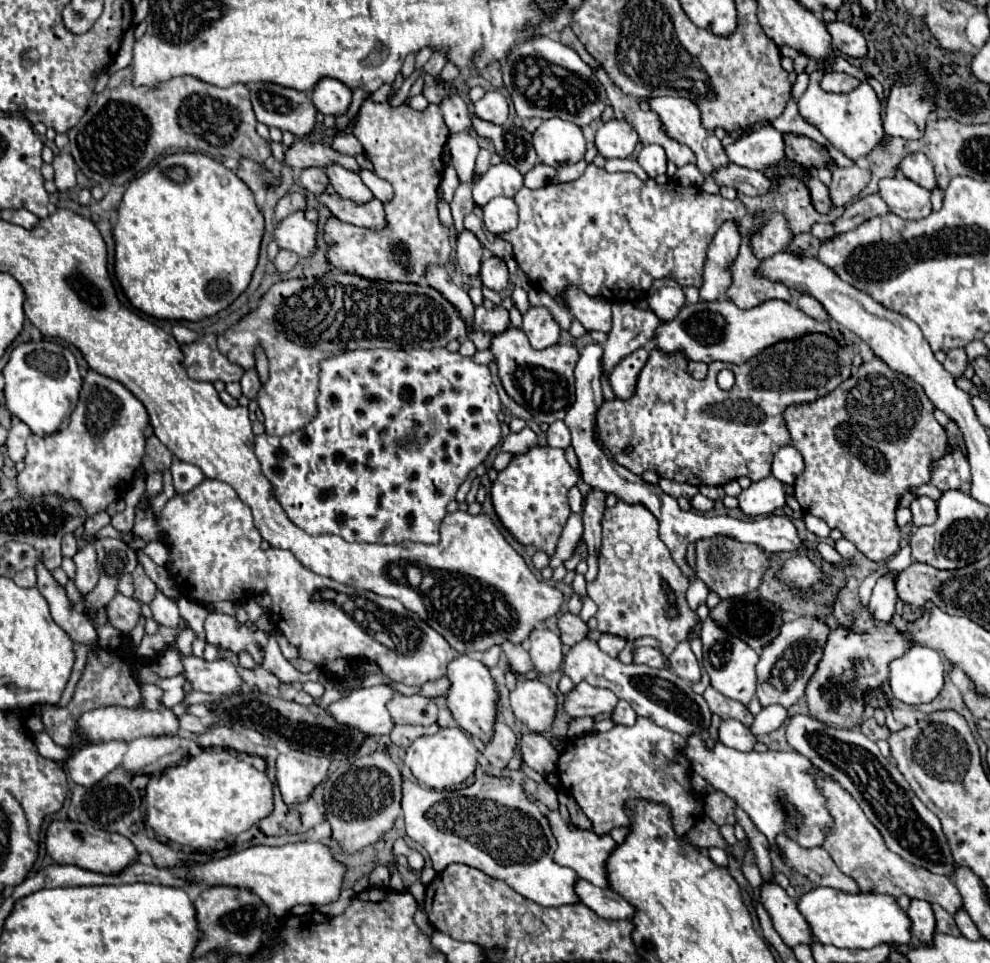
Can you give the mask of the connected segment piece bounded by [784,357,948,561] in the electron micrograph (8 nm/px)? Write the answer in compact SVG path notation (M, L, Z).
M874 357L862 363L852 377L840 383L832 393L816 401L788 405L788 409L784 409L784 421L792 445L802 453L806 463L804 473L794 483L794 497L804 513L824 519L830 529L840 529L844 537L872 561L884 561L894 555L900 541L900 531L894 521L898 499L908 487L930 481L930 461L944 455L948 439L944 427L934 419L934 405L924 389Z

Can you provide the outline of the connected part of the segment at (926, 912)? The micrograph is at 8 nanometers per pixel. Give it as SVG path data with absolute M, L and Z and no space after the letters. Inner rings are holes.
M912 899L910 907L906 909L910 921L912 921L912 933L922 941L928 943L932 941L932 933L934 933L934 913L928 901L920 901L920 899Z

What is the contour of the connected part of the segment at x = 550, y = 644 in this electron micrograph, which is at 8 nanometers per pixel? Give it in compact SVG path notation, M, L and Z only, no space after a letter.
M534 629L530 633L530 657L532 663L536 667L536 671L540 673L552 673L560 667L562 663L562 641L558 637L558 633L550 631L550 629Z

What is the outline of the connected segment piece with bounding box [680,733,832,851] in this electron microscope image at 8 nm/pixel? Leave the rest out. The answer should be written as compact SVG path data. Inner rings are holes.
M700 733L688 735L686 745L684 745L684 749L680 749L680 753L684 753L684 757L692 765L692 771L698 773L700 777L704 777L708 781L708 785L712 785L714 789L736 799L736 803L750 815L754 825L768 837L770 847L774 851L776 851L774 837L778 833L786 833L788 837L796 839L802 847L822 845L822 841L824 841L822 827L830 825L832 819L830 819L828 811L824 809L824 797L818 793L814 779L806 773L806 769L812 767L812 763L804 755L800 755L796 751L790 751L790 753L784 753L784 751L766 751L766 753L748 751L748 753L742 753L738 749L722 745L720 741L714 743L714 747L710 749ZM780 797L786 803L790 803L792 807L796 807L806 817L806 823L800 831L792 829L786 823L786 815L778 803Z

